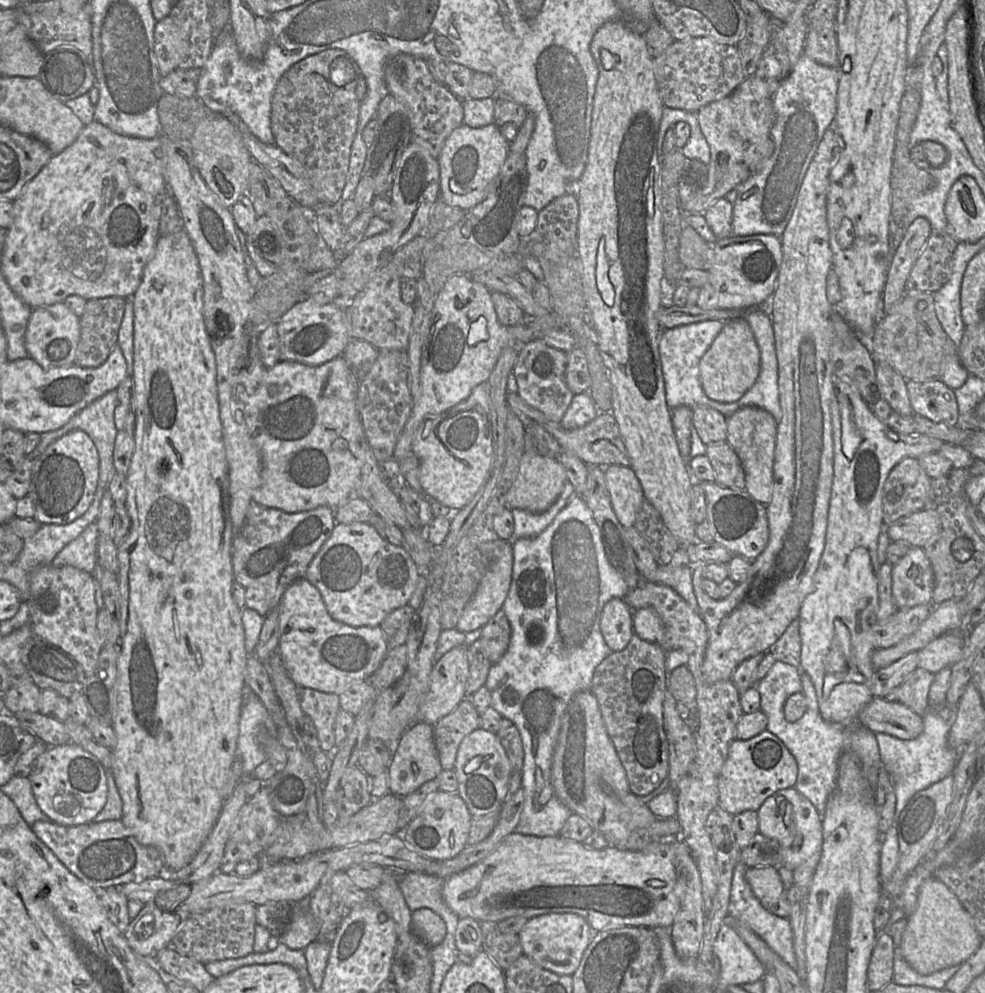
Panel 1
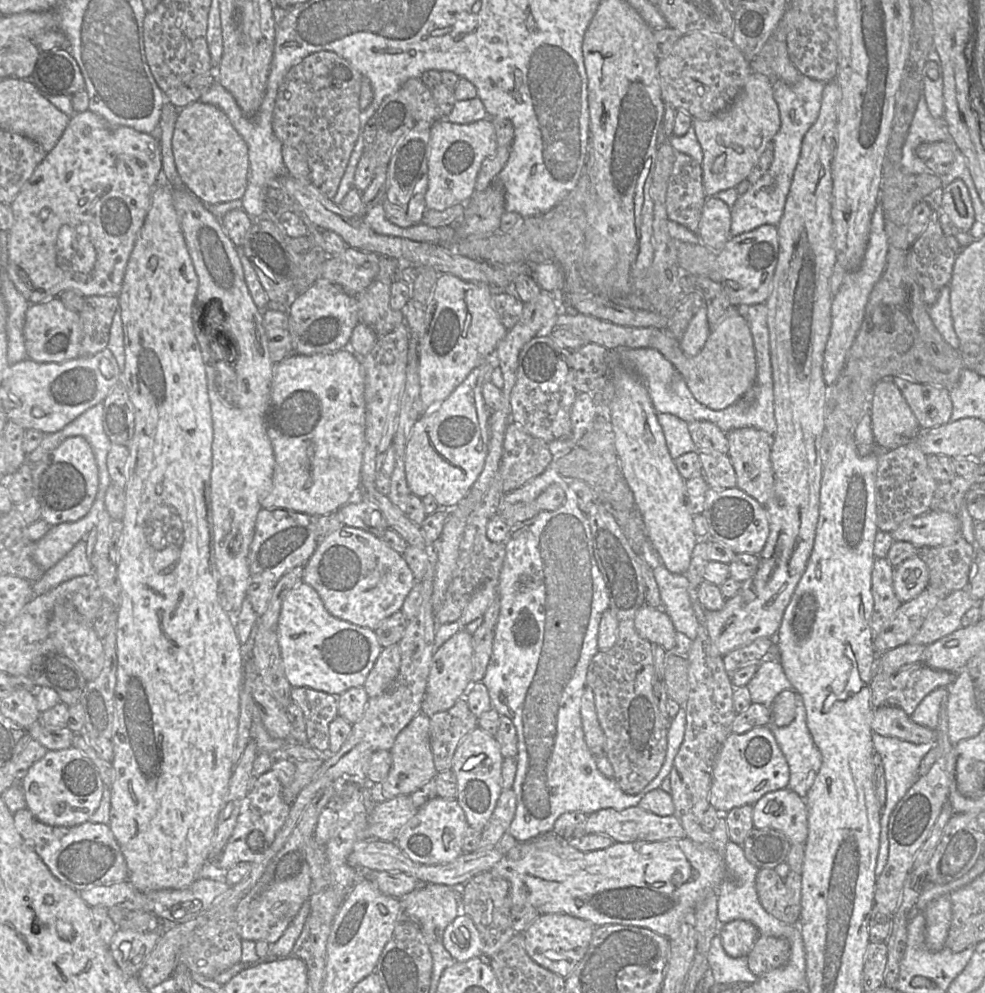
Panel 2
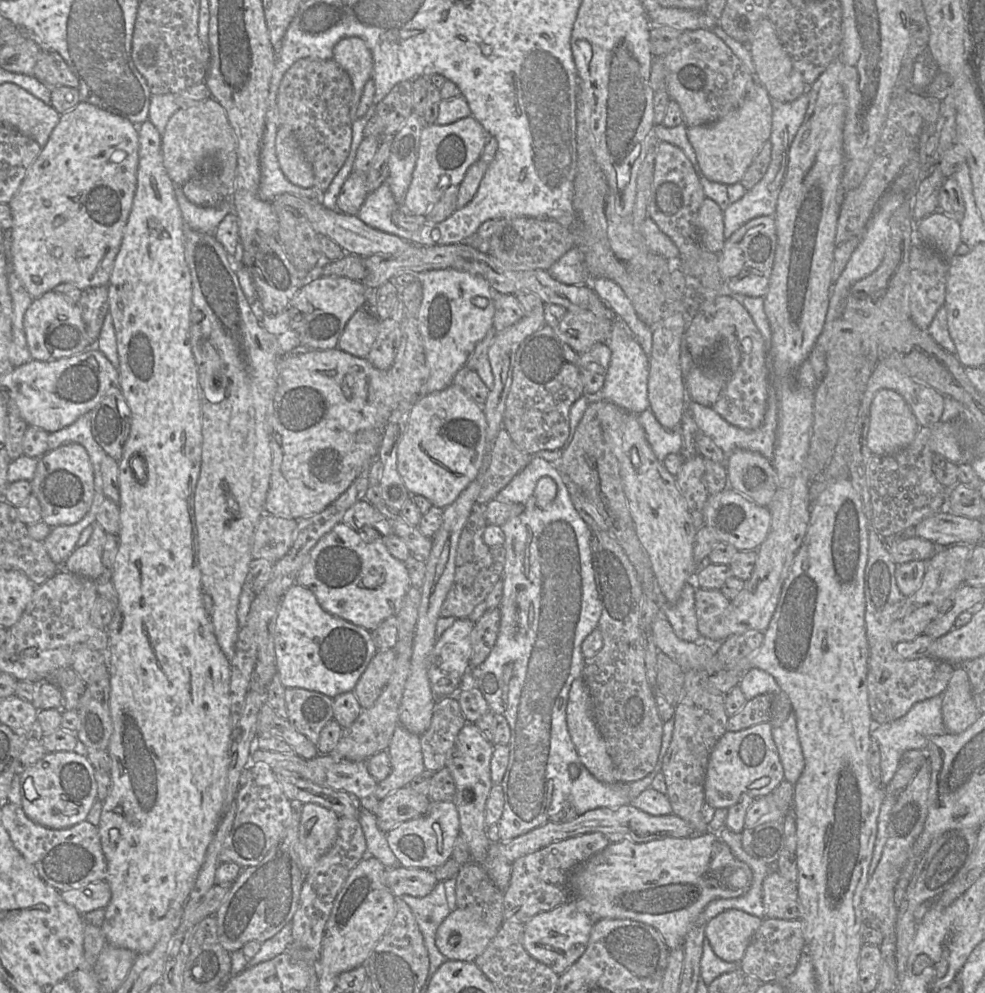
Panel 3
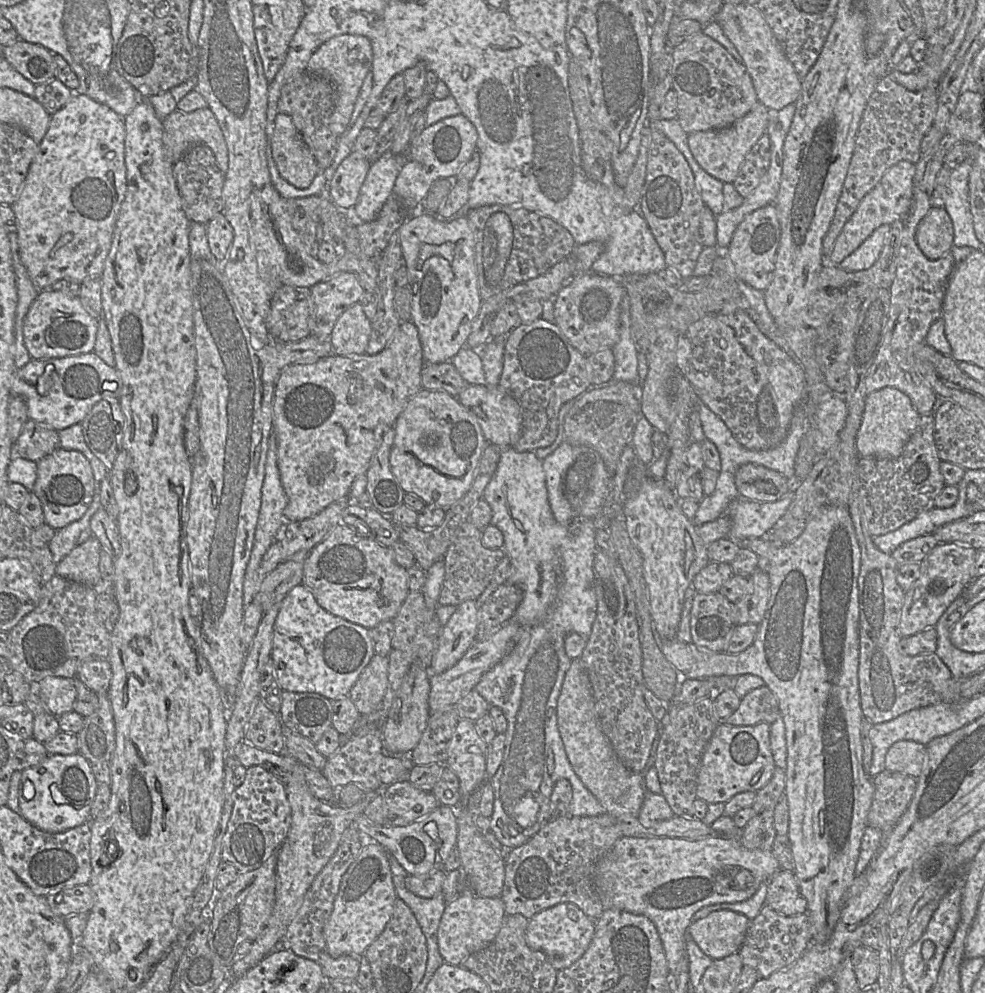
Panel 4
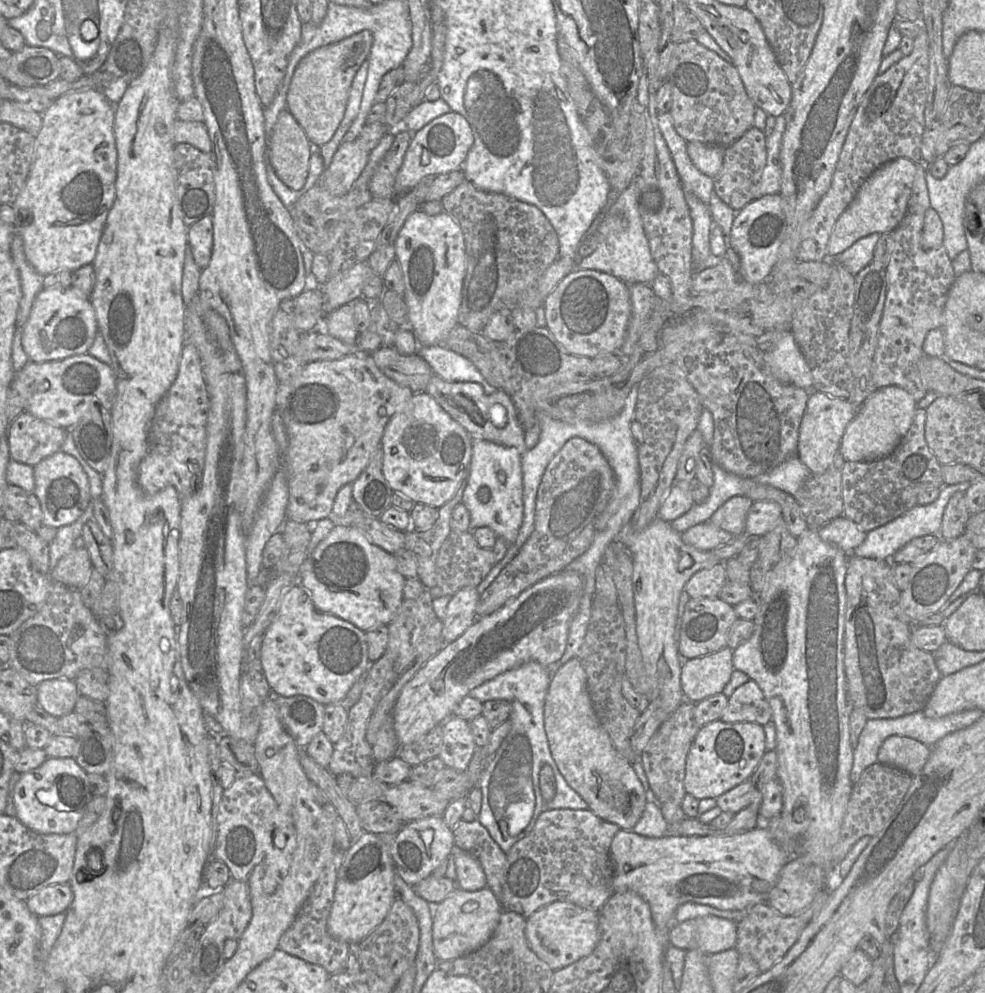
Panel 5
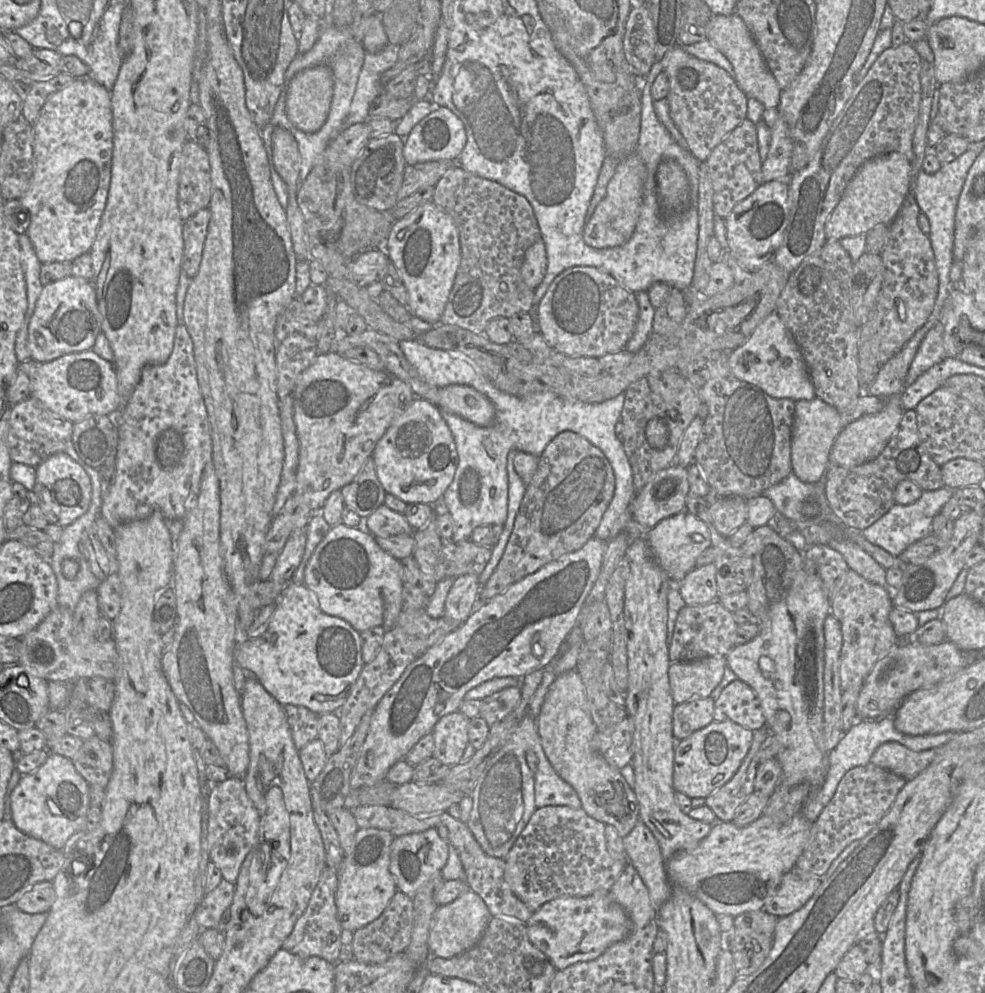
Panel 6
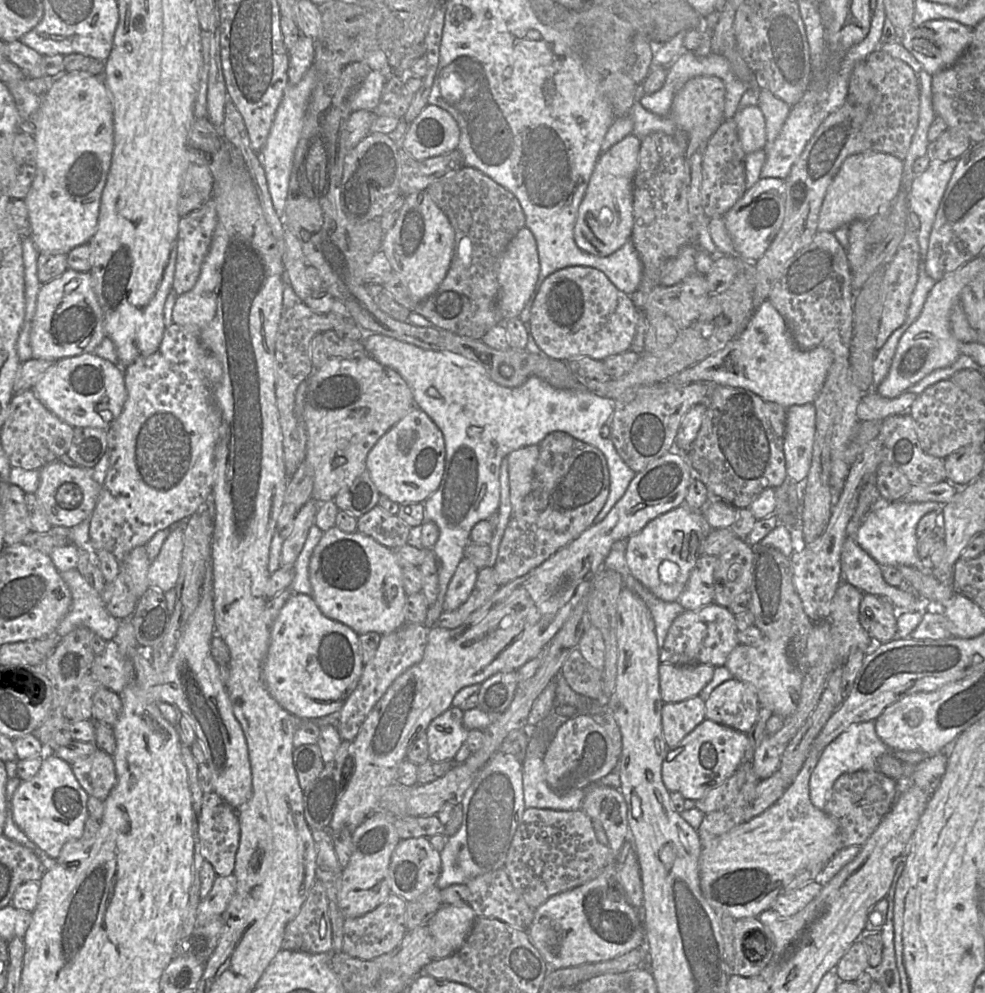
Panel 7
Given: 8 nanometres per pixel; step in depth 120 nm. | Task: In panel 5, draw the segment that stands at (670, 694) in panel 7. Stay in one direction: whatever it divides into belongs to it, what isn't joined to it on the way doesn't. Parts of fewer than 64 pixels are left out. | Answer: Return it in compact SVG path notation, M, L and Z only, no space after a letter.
M723 649L709 655L684 660L681 666L681 689L685 700L697 703L722 693L734 670L733 651Z

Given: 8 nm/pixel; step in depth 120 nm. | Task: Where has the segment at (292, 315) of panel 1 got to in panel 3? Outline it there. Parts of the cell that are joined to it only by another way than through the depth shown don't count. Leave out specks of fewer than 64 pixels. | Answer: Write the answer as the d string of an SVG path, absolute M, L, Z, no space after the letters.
M321 276L303 285L289 305L302 313L301 346L318 350L337 348L348 320L365 306L367 291L362 281L341 276Z

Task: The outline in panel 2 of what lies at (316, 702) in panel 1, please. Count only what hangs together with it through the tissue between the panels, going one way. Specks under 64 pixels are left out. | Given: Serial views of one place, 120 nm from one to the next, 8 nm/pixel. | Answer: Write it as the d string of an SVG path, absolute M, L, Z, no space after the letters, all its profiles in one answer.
M292 687L291 698L302 710L308 744L316 751L329 749L330 723L338 714L338 696L309 687Z

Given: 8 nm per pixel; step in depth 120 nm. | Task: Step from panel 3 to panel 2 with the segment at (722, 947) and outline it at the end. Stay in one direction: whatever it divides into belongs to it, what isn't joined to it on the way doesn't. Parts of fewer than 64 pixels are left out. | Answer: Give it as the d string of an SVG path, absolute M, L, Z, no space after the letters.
M733 920L720 924L718 935L725 952L733 958L747 956L758 936L758 929L745 920Z

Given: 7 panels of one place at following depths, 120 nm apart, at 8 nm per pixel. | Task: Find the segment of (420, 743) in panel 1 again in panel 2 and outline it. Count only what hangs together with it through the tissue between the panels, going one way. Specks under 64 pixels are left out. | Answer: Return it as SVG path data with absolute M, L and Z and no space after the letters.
M420 712L397 736L390 750L392 754L392 766L387 778L382 782L382 791L385 799L398 795L411 795L425 782L437 775L438 771L434 765L429 730L430 717Z

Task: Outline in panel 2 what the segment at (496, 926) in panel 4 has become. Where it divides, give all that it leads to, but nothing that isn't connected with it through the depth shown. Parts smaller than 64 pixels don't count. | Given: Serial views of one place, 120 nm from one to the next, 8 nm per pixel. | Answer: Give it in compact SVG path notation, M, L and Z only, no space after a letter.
M466 913L457 916L445 928L443 945L456 962L484 958L480 933Z

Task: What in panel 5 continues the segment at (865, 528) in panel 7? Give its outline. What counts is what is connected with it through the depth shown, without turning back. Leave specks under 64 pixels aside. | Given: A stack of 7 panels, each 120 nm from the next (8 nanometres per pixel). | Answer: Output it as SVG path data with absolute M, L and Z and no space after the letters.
M944 485L940 488L938 498L928 505L916 505L896 519L866 533L864 542L855 548L851 555L877 560L890 560L891 557L909 541L925 535L939 535L944 510L957 492L965 492L966 485Z

